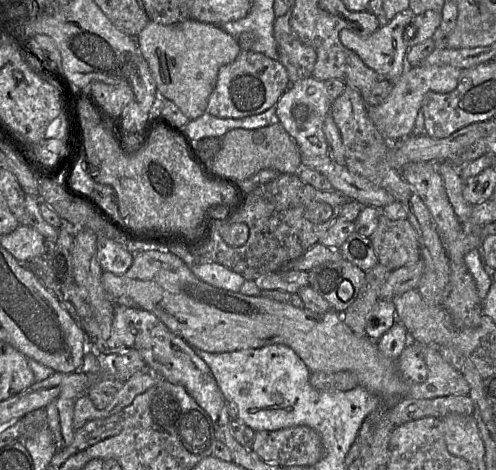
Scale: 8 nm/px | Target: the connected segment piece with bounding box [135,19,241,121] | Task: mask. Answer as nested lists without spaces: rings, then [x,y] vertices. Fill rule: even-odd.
[[[194,19],[171,25],[149,20],[135,39],[150,68],[160,98],[172,101],[190,121],[206,112],[220,68],[232,63],[241,52],[237,40],[221,26]]]

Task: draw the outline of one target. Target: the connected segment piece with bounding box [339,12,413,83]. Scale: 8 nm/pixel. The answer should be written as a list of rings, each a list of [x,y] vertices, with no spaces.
[[[410,12],[398,13],[386,25],[380,26],[375,32],[367,36],[359,36],[350,29],[343,29],[339,34],[340,42],[344,47],[355,52],[380,78],[393,83],[408,68],[405,55],[409,47],[404,40],[404,29],[411,22],[412,17]]]

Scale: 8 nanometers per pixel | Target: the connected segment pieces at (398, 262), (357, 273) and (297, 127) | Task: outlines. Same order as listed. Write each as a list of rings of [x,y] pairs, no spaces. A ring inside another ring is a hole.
[[[380,214],[378,226],[369,238],[379,263],[390,271],[421,258],[418,237],[408,219],[390,220]]]
[[[342,258],[335,262],[325,262],[308,271],[309,286],[320,294],[334,310],[344,313],[358,296],[365,280],[366,272]],[[344,281],[352,283],[354,291],[352,297],[342,301],[337,294],[338,287]]]
[[[308,77],[290,84],[275,104],[276,121],[282,125],[304,155],[327,156],[328,144],[324,135],[323,124],[325,118],[330,114],[331,103],[332,99],[326,91],[324,81]],[[309,137],[317,138],[319,143],[312,144]]]

